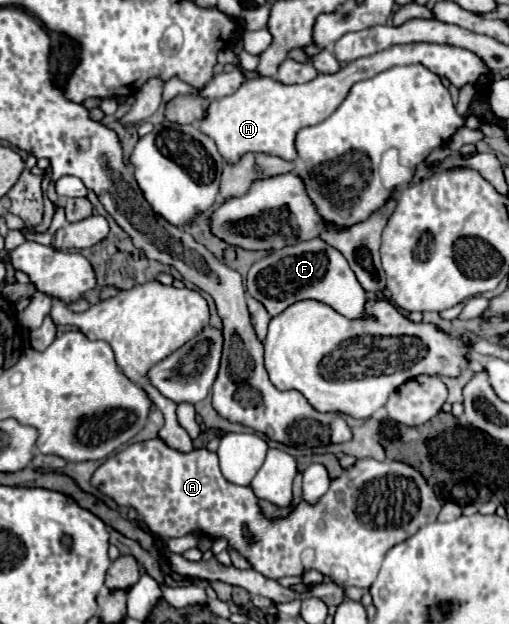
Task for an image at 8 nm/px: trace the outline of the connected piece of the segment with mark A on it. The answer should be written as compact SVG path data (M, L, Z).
M160 439L132 443L120 453L108 457L94 471L90 483L100 493L114 499L118 505L136 509L146 527L160 539L184 537L188 533L198 533L210 537L212 541L226 539L228 547L244 555L250 565L264 577L280 579L286 575L302 575L316 569L322 575L328 575L338 585L356 585L362 589L368 589L368 585L372 585L372 581L376 579L384 553L392 545L412 537L412 533L416 533L416 529L420 529L422 525L438 521L437 517L442 509L442 500L418 469L402 461L360 459L352 467L344 469L342 477L330 481L330 489L320 497L318 503L308 503L302 499L298 505L290 507L290 513L286 517L266 517L250 485L234 485L224 479L218 465L218 455L214 451L192 449L190 453L182 453L168 447Z

